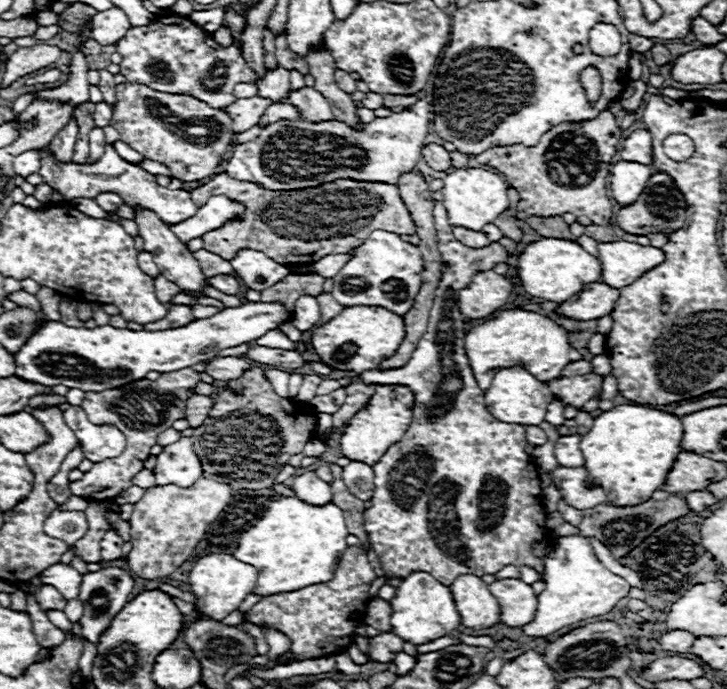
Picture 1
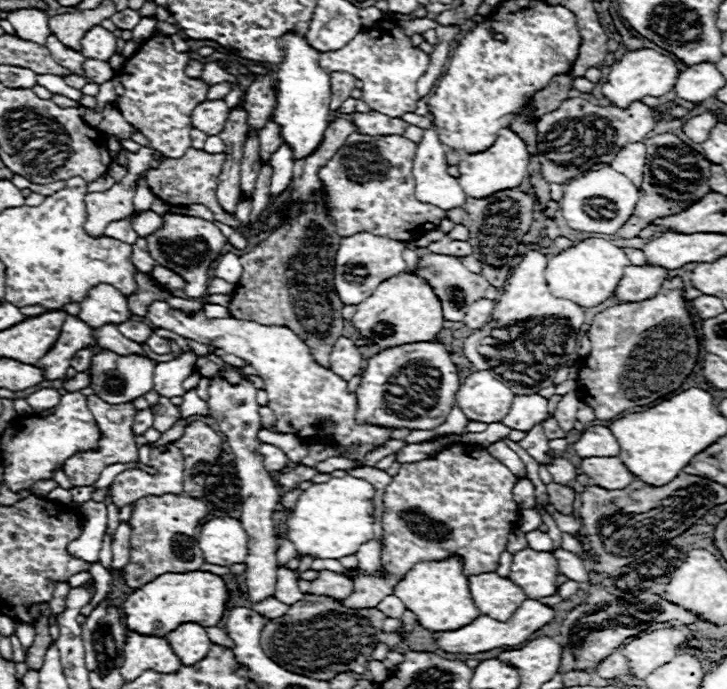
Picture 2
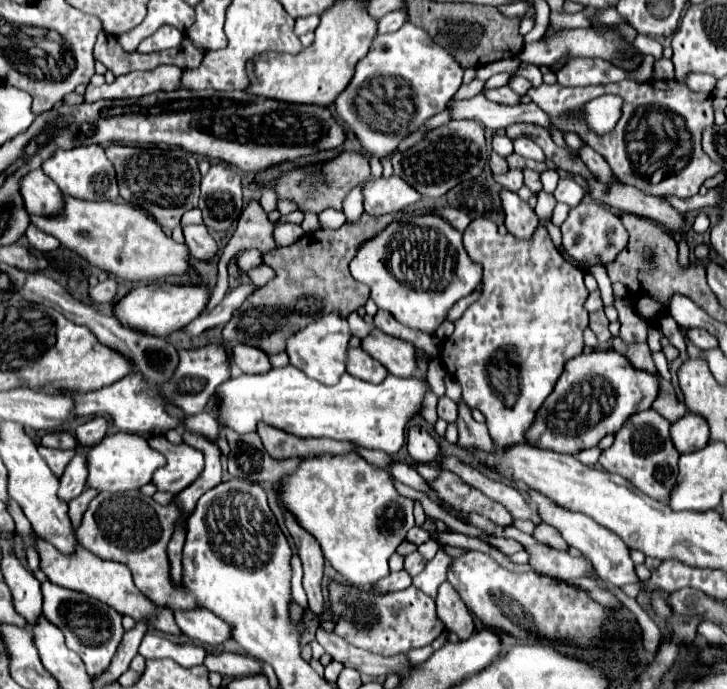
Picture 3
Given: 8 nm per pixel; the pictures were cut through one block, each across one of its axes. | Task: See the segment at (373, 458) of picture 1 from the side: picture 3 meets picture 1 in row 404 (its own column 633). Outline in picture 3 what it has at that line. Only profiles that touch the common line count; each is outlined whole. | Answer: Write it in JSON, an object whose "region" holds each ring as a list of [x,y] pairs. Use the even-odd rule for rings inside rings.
{"region":[[[592,350],[566,362],[554,392],[536,414],[536,422],[526,432],[528,442],[538,448],[578,454],[598,444],[598,438],[616,434],[634,414],[648,410],[658,396],[658,376],[630,366],[628,358],[614,350]]]}

